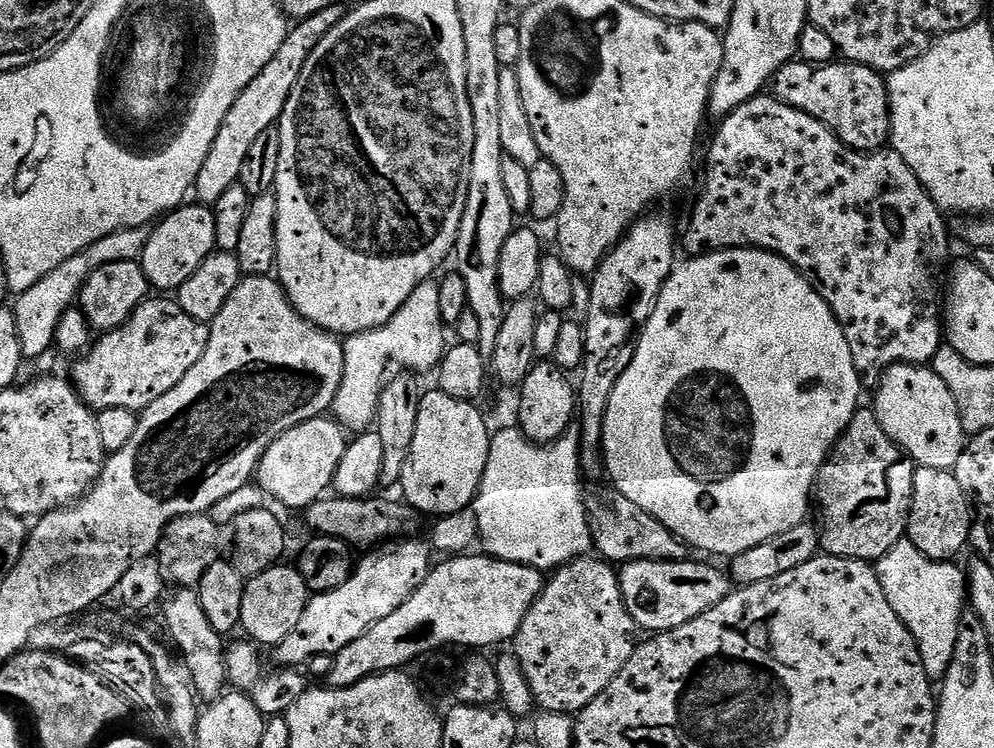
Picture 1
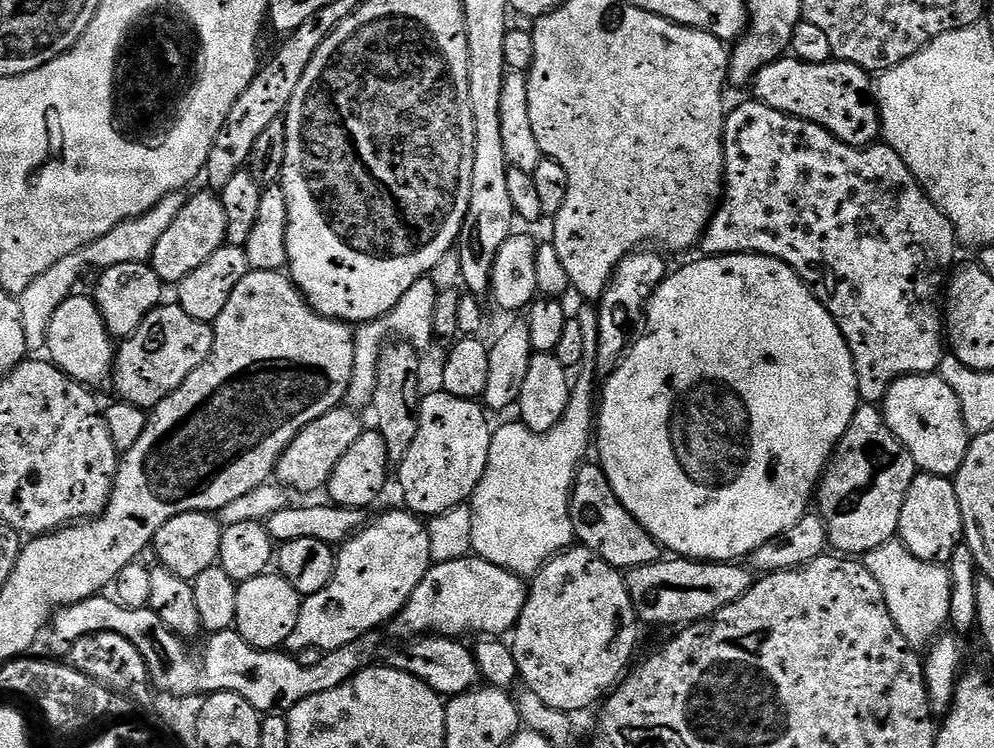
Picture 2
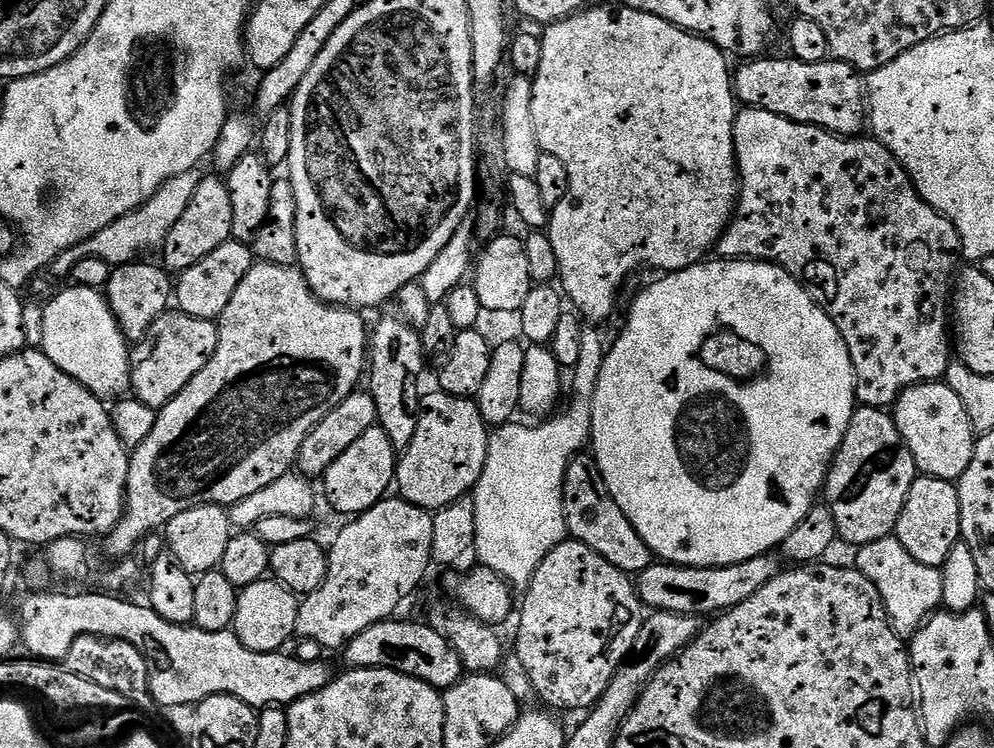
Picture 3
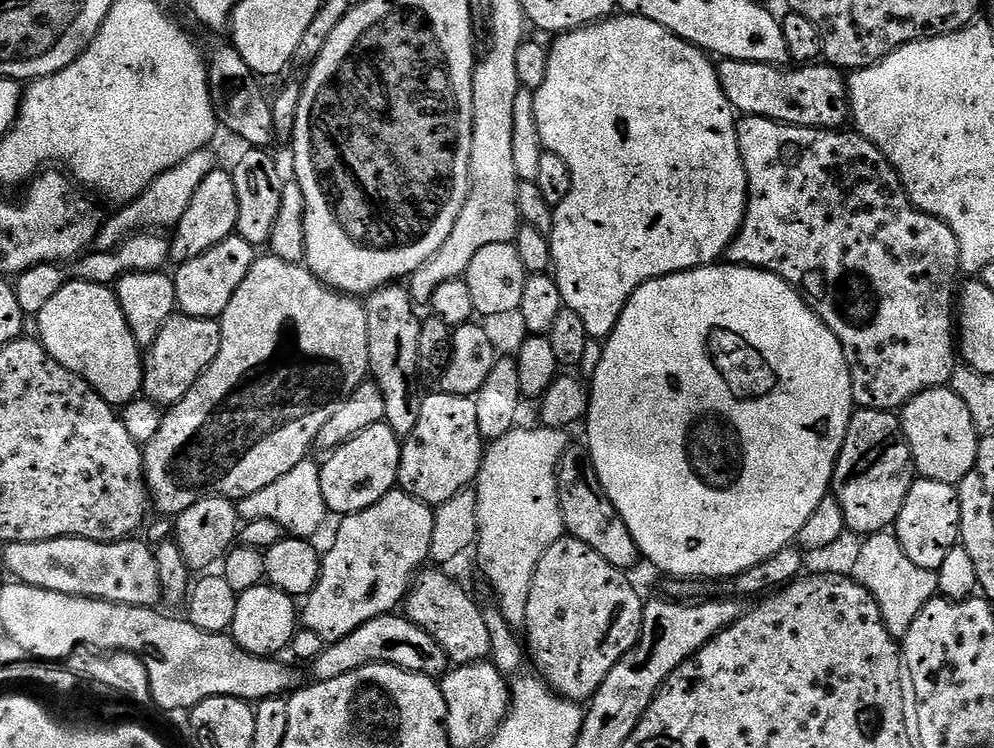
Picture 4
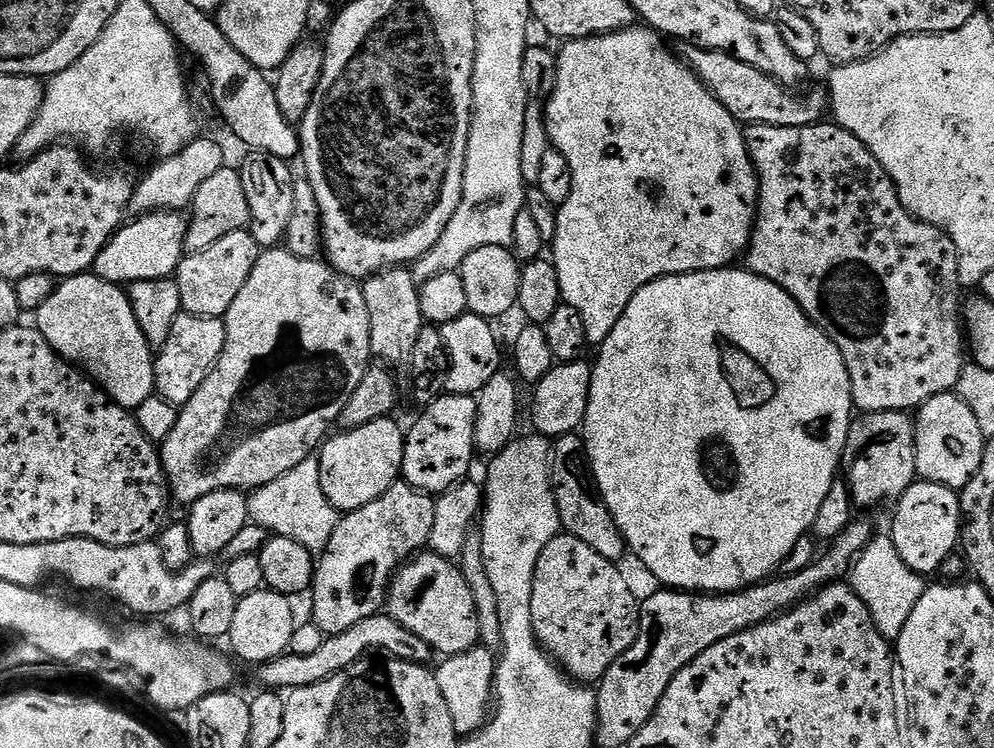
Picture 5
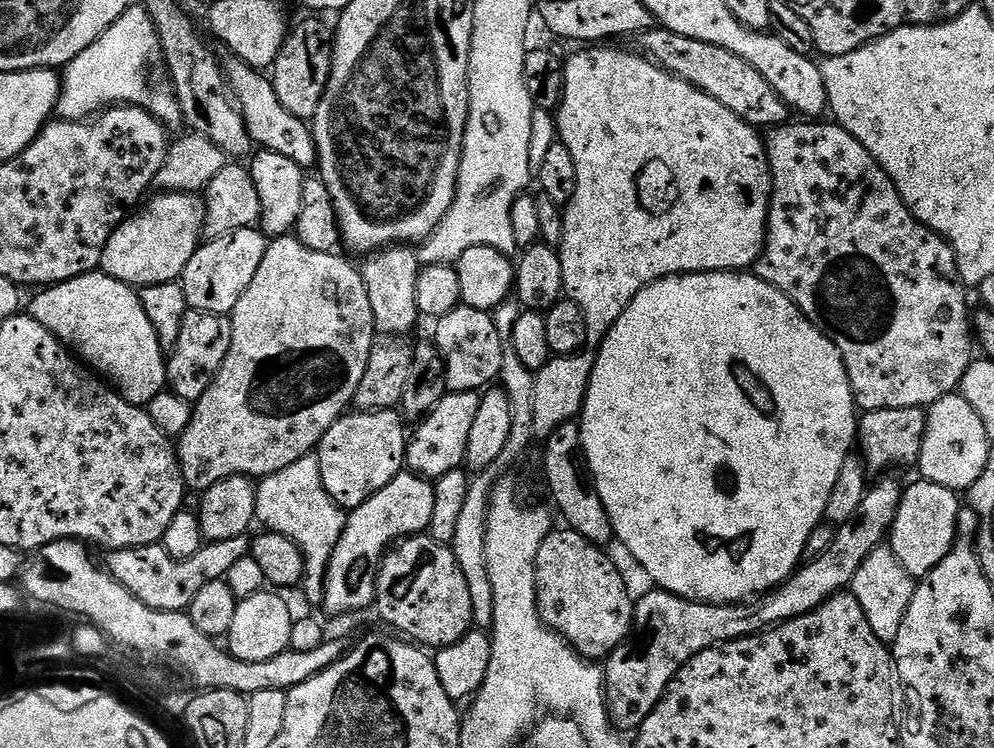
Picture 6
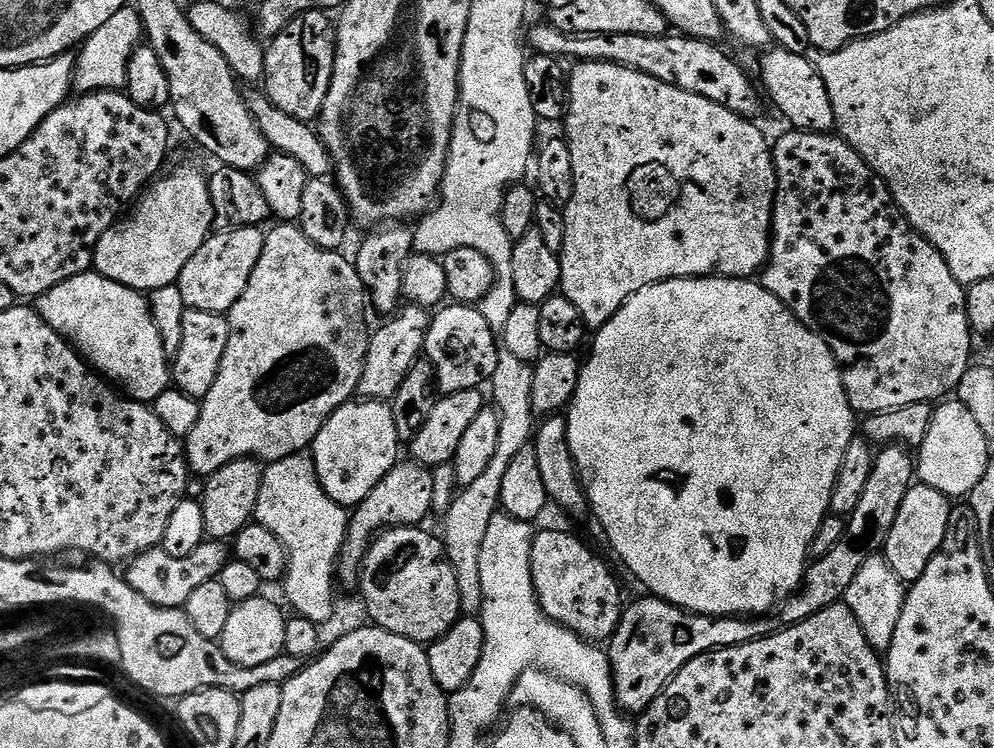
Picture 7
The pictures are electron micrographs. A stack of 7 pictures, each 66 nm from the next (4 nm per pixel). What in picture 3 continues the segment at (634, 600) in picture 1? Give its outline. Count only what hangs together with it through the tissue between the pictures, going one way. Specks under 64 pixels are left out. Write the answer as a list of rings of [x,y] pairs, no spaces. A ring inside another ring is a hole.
[[[776,554],[746,558],[746,562],[725,568],[681,568],[678,564],[654,562],[645,572],[639,573],[640,603],[645,609],[658,612],[711,617],[713,614],[723,614],[729,608],[736,608],[746,602],[746,598],[754,598],[754,594],[758,594],[758,590],[762,590],[762,586],[766,586],[766,582],[770,582],[781,571],[782,560]]]

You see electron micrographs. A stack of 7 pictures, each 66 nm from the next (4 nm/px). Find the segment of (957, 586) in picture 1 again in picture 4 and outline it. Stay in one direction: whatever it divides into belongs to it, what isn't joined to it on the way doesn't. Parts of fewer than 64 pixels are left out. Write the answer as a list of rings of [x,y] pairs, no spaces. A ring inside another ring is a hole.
[[[891,531],[865,536],[861,544],[864,545],[856,552],[856,561],[852,564],[850,575],[863,588],[870,590],[874,602],[878,602],[878,610],[882,610],[884,625],[890,634],[903,638],[910,630],[914,618],[918,618],[920,611],[937,595],[937,573],[922,570],[922,566],[914,566],[914,562],[906,558],[898,538]]]

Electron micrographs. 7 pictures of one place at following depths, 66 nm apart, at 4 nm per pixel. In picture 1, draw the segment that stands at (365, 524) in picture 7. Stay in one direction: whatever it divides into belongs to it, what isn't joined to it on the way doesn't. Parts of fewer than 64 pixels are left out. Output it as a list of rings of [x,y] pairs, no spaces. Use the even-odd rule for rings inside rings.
[[[404,538],[383,550],[361,555],[364,557],[355,561],[352,573],[342,586],[329,592],[315,593],[302,614],[302,622],[298,622],[295,630],[282,643],[275,645],[275,663],[280,666],[304,666],[300,664],[315,656],[331,658],[350,646],[354,638],[362,638],[374,622],[382,622],[382,618],[394,614],[394,610],[398,610],[398,606],[402,606],[402,602],[406,602],[418,586],[422,586],[434,564],[429,545],[412,539]]]

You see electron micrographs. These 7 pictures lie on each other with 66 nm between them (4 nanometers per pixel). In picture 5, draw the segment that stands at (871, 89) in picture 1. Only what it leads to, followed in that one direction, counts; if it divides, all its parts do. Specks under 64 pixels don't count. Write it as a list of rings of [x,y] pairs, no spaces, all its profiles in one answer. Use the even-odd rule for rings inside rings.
[[[691,46],[685,47],[685,49],[685,52],[682,52],[684,63],[716,95],[718,102],[722,102],[722,106],[726,106],[726,110],[730,110],[732,117],[739,120],[741,125],[765,124],[766,126],[782,126],[783,128],[801,128],[821,123],[829,111],[830,97],[827,91],[820,90],[820,92],[810,93],[809,96],[800,96],[804,94],[797,94],[791,88],[783,88],[774,78],[762,74],[762,70],[754,70],[754,66],[734,58],[728,52],[715,52],[709,48],[693,48]]]

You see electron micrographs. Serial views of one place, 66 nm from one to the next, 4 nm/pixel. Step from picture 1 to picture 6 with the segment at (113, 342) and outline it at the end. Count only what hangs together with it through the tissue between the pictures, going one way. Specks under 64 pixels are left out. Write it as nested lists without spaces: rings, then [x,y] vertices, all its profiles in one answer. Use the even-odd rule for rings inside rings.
[[[188,311],[182,318],[182,334],[178,334],[178,342],[166,360],[167,387],[173,394],[189,402],[200,400],[202,394],[206,394],[210,382],[214,382],[222,362],[226,362],[226,354],[230,354],[231,337],[232,322],[229,317]]]

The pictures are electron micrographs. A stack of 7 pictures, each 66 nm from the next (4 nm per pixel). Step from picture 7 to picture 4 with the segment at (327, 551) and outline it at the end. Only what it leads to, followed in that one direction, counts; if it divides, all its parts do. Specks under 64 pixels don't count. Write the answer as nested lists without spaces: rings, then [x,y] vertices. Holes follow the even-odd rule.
[[[309,458],[298,462],[290,474],[282,474],[278,482],[270,482],[270,486],[258,490],[258,494],[250,494],[238,502],[241,521],[247,522],[258,518],[270,518],[270,522],[278,522],[285,533],[292,538],[312,538],[315,532],[330,519],[326,506],[326,498],[322,498],[322,478],[320,464]]]

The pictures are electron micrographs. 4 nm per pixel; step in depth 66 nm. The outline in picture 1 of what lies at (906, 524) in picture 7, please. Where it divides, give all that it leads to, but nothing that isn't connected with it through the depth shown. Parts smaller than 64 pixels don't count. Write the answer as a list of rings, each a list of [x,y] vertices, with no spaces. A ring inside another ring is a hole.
[[[917,467],[912,480],[912,503],[908,510],[906,539],[914,542],[931,560],[957,559],[956,555],[970,544],[972,510],[968,495],[962,490],[955,471],[946,468]]]

